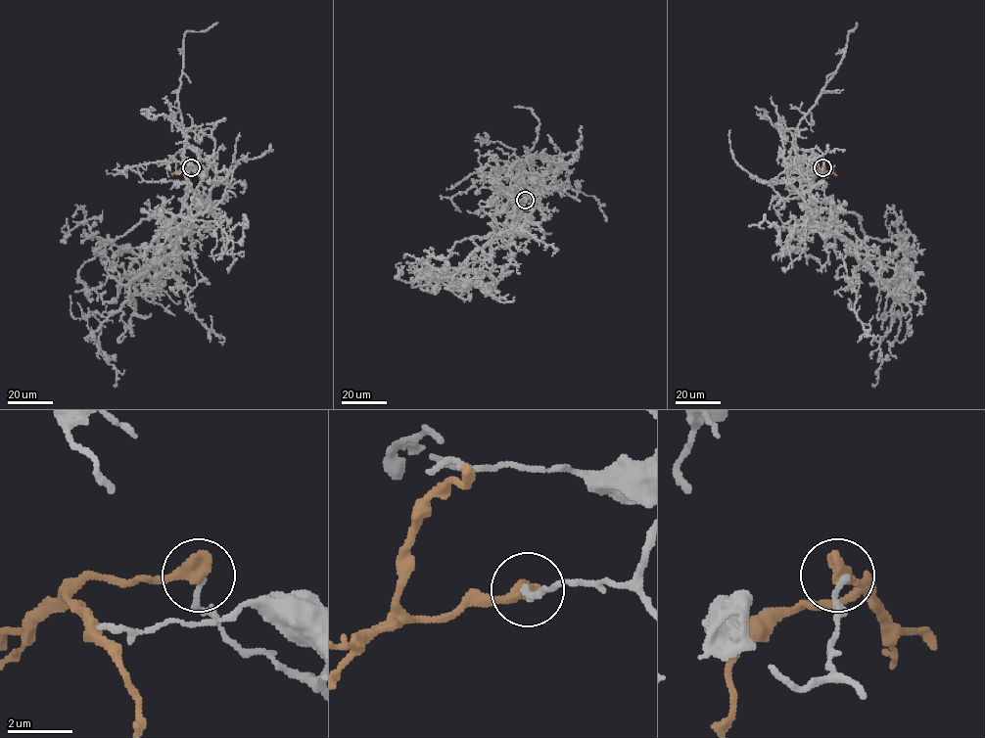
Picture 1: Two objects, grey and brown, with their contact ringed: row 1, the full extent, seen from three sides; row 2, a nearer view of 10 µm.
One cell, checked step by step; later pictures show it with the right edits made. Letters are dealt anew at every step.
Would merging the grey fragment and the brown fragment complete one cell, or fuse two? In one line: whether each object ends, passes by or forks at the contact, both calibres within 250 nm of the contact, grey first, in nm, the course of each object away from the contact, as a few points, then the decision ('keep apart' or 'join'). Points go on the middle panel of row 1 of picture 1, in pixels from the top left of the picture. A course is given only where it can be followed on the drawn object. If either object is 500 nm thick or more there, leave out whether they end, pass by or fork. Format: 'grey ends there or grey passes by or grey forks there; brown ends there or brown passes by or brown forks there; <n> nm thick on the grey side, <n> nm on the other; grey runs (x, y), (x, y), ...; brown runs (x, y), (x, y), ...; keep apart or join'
grey ends there; brown ends there; 160 nm thick on the grey side, 480 nm on the other; grey runs (525, 200), (549, 163), (542, 184), (511, 187), (505, 235), (462, 270), (431, 267), (447, 249); brown runs (525, 200), (515, 202), (506, 213); keep apart

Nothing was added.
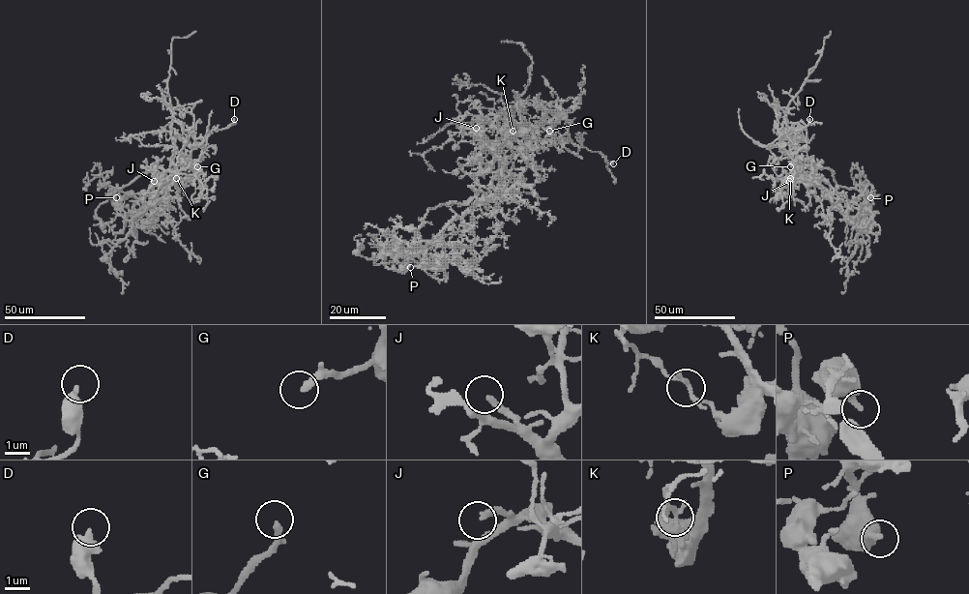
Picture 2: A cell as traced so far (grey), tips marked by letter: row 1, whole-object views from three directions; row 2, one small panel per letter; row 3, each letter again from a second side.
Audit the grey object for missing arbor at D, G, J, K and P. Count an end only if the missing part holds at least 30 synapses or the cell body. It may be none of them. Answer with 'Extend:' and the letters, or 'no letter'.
Extend: G, J

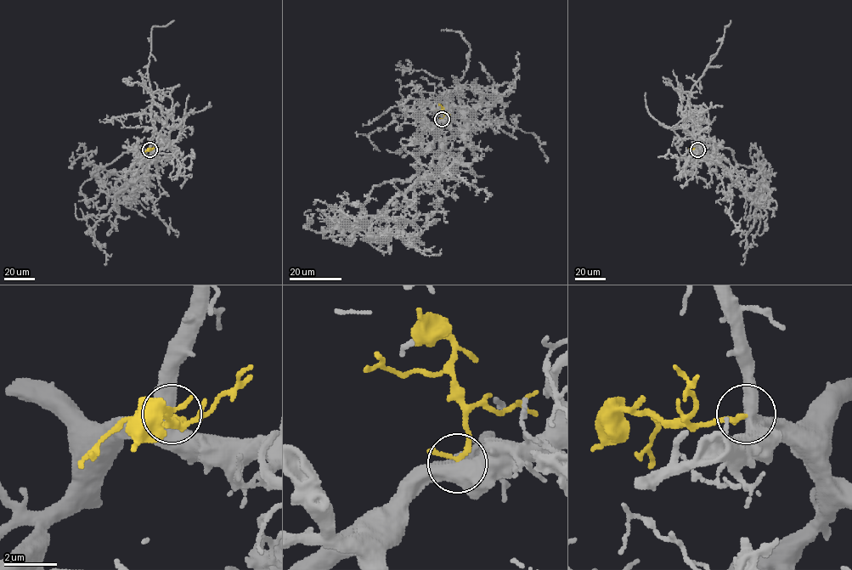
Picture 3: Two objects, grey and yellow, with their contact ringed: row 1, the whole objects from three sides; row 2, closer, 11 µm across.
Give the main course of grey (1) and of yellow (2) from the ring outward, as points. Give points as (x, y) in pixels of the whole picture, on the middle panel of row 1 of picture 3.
1: (442, 119), (431, 177), (397, 195), (381, 219), (345, 215), (342, 205), (363, 205), (363, 194)
2: (442, 119), (443, 113), (441, 110), (433, 110)

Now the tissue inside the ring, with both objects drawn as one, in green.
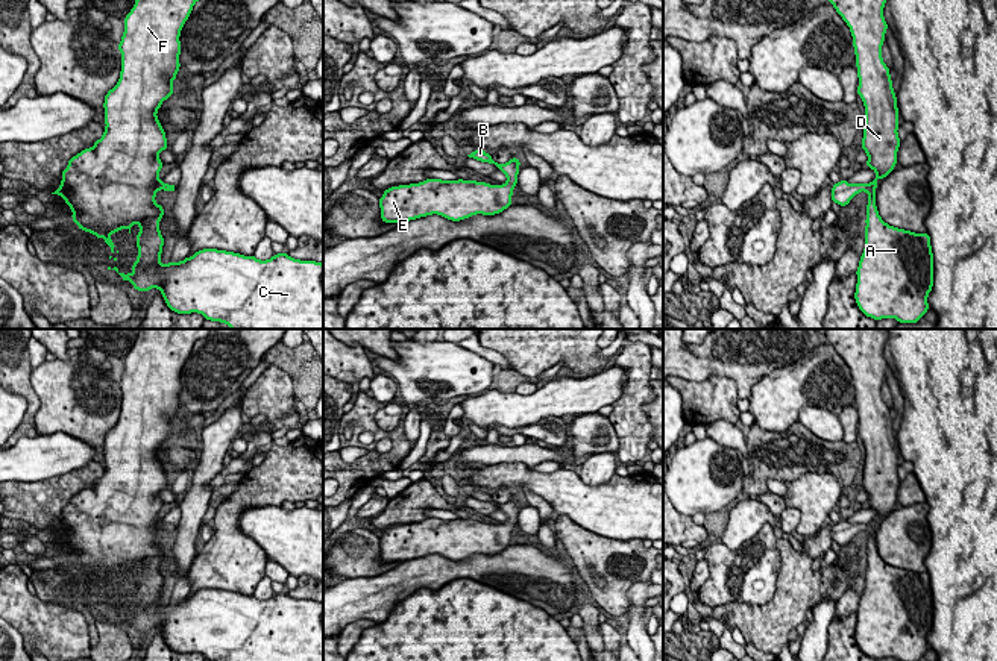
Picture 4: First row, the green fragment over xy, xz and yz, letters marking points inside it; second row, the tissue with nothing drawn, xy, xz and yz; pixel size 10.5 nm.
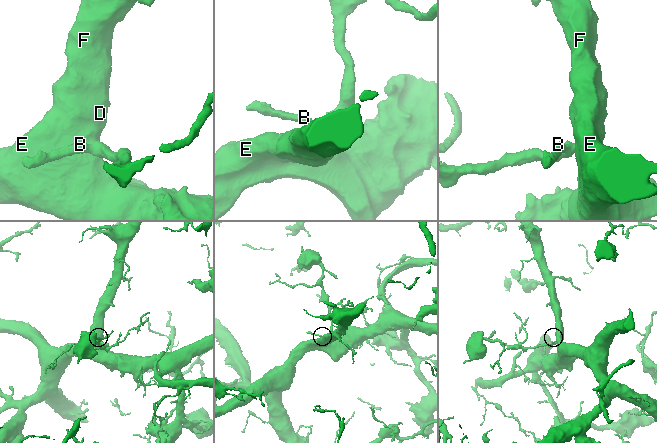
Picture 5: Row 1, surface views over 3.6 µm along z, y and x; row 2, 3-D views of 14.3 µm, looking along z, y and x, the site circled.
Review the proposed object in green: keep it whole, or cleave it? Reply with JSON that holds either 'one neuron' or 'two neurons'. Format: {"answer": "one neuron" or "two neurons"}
{"answer": "one neuron"}

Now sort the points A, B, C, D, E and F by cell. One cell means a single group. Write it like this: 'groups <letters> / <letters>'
groups A B C D E F

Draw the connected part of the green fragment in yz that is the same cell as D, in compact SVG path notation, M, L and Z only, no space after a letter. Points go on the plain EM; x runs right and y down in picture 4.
M826 329L826 337L851 370L857 434L865 444L862 488L868 494L866 506L876 511L871 523L841 520L832 526L832 541L839 546L848 544L860 531L870 534L854 638L859 649L874 659L918 661L929 649L927 635L933 626L930 576L889 565L876 546L877 518L883 520L894 511L900 487L897 437L882 399L888 330Z

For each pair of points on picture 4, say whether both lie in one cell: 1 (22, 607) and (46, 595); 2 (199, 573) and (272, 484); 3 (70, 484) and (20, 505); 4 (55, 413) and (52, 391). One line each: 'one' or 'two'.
1: two
2: one
3: one
4: one

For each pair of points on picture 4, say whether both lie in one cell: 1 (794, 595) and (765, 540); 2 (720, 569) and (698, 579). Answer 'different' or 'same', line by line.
1: different
2: different

